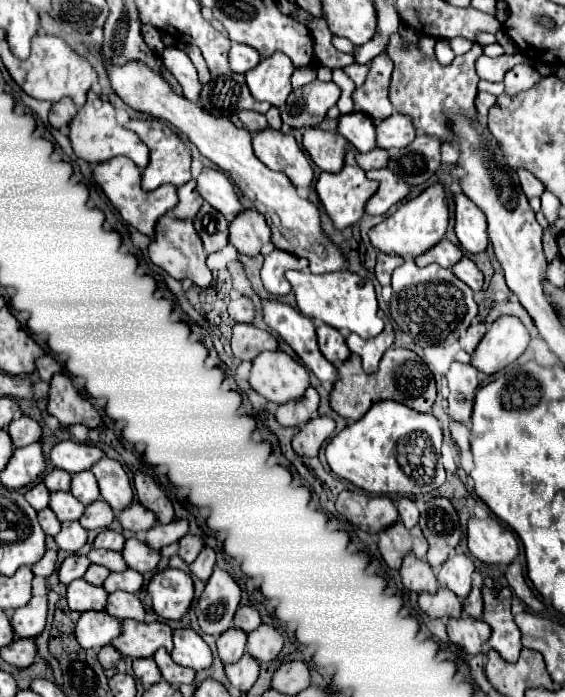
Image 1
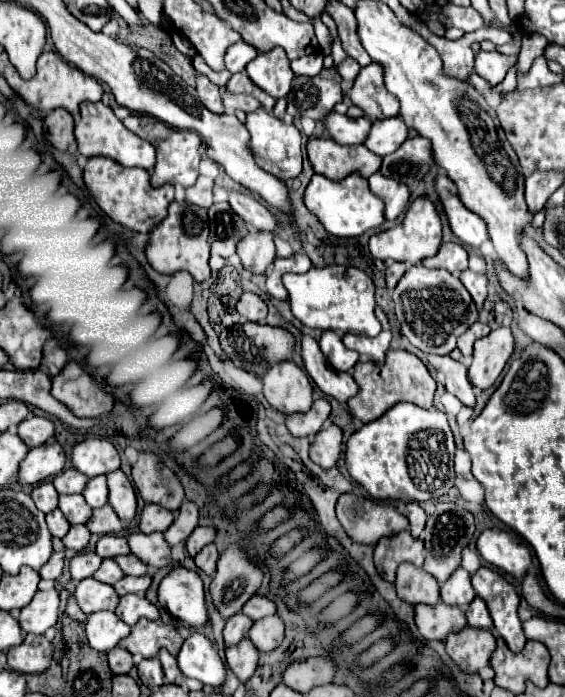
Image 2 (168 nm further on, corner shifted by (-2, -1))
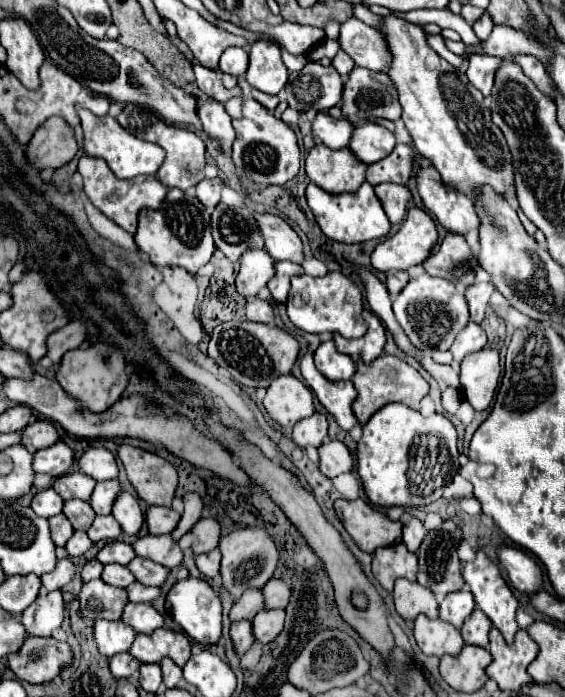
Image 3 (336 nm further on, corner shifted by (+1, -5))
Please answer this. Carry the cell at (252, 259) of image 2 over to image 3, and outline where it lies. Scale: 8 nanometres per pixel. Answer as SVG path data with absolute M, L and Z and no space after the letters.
M247 250L241 258L241 270L237 274L237 292L243 298L253 298L273 278L275 260L265 250Z

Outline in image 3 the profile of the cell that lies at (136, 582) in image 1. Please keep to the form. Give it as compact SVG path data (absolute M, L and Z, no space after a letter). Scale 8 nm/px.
M133 582L131 586L127 586L127 594L129 602L153 602L161 594L161 588L151 588L143 586L141 582Z

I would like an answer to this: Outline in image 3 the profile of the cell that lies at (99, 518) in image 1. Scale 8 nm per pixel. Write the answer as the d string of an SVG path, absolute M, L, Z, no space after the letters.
M97 516L91 528L87 530L89 538L93 542L103 542L103 540L117 540L121 534L121 526L113 516Z

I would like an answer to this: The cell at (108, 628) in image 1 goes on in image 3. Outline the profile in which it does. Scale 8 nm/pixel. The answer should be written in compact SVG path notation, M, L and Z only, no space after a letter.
M97 620L95 622L95 642L99 646L99 652L107 658L127 652L131 648L135 636L137 636L137 632L121 620L115 620L115 622Z

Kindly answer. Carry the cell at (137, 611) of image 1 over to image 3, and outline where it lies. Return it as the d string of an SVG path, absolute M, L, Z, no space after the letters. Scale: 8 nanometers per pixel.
M127 604L123 610L123 622L133 626L139 634L153 634L163 626L163 616L151 604Z

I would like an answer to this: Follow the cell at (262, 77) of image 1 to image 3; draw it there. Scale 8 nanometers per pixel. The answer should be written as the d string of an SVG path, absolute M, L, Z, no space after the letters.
M257 40L249 50L249 68L245 72L247 82L267 94L279 94L287 82L287 68L281 60L281 50L271 40Z

